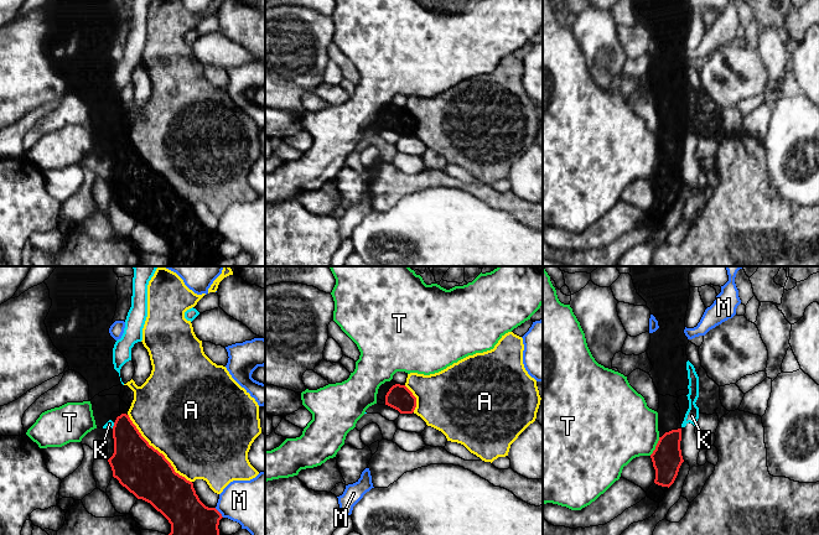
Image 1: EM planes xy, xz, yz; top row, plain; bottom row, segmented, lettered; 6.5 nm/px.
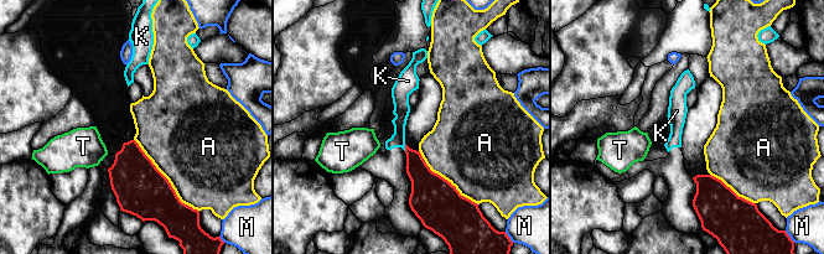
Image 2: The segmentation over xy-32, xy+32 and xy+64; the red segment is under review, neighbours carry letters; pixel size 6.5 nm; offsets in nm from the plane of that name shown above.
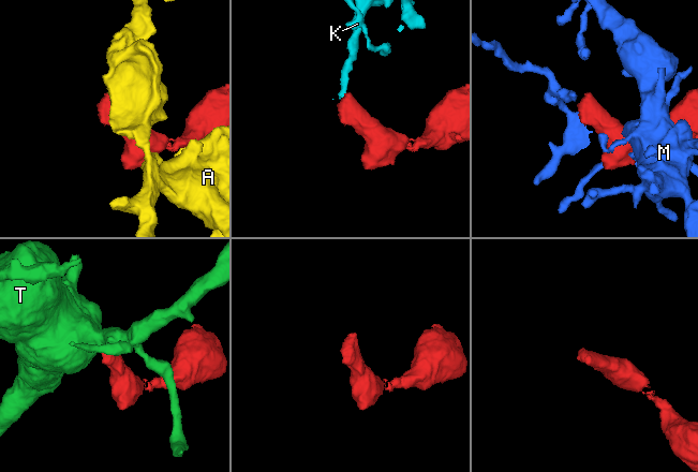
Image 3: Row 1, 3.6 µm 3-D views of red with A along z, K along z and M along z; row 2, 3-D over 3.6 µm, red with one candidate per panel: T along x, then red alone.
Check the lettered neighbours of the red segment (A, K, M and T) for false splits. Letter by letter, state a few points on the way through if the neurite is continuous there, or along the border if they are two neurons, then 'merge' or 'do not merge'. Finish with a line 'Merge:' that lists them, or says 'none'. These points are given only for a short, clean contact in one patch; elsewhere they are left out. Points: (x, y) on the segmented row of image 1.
A: do not merge
K: border xy (114, 422), (112, 427); do not merge
M: do not merge
T: border yz (659, 437), (656, 448), (649, 455); do not merge
Merge: none

